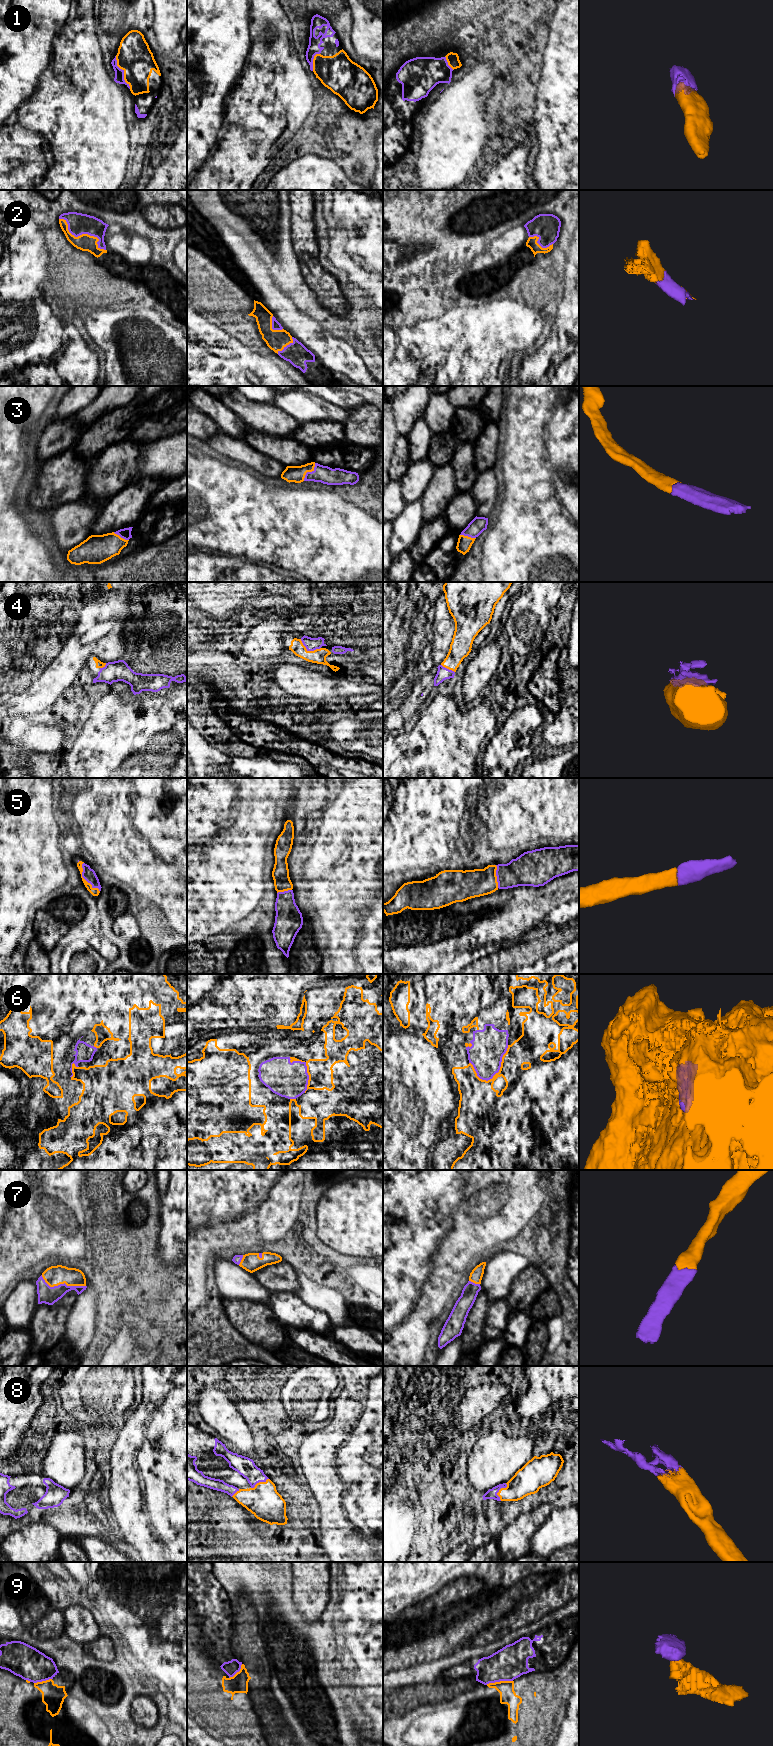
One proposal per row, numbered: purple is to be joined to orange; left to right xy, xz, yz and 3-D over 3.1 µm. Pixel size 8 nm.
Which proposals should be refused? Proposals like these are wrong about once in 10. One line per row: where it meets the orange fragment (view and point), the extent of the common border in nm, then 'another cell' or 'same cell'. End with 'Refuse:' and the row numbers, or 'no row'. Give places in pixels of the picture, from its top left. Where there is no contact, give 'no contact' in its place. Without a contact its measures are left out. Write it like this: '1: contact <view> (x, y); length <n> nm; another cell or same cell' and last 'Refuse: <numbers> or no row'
1: contact xy (124, 72); length 300 nm; same cell
2: contact xy (83, 234); length 460 nm; same cell
3: contact xz (309, 471); length 170 nm; same cell
4: contact xz (309, 651); length 180 nm; same cell
5: contact xy (83, 878); length 280 nm; same cell
6: contact yz (500, 1067); length 360 nm; same cell
7: contact xy (62, 1283); length 380 nm; same cell
8: contact yz (499, 1490); length 150 nm; same cell
9: contact yz (500, 1681); length 220 nm; another cell
Refuse: 9

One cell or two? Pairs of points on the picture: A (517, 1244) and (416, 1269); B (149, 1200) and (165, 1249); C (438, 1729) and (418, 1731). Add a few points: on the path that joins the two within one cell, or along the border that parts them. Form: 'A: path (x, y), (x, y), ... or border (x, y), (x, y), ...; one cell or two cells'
A: border (522, 1230), (508, 1241), (502, 1243); two cells
B: border (159, 1206), (160, 1230), (157, 1235), (157, 1253); two cells
C: path (433, 1730), (423, 1731); one cell

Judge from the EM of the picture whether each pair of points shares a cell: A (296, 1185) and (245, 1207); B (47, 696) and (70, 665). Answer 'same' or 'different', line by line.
A: same
B: same

